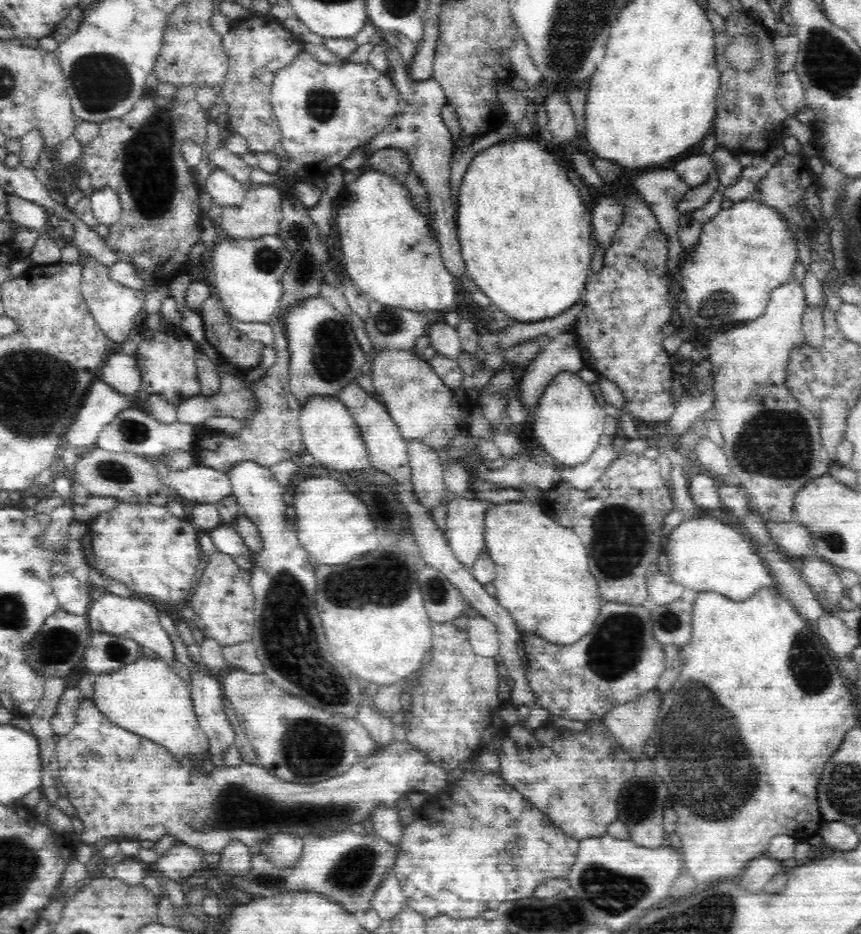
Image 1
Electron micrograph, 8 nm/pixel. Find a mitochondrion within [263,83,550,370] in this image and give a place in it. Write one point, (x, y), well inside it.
(302, 256)

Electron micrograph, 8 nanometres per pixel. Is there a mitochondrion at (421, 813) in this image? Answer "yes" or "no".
no

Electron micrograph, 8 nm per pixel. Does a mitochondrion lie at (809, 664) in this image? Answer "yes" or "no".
yes

